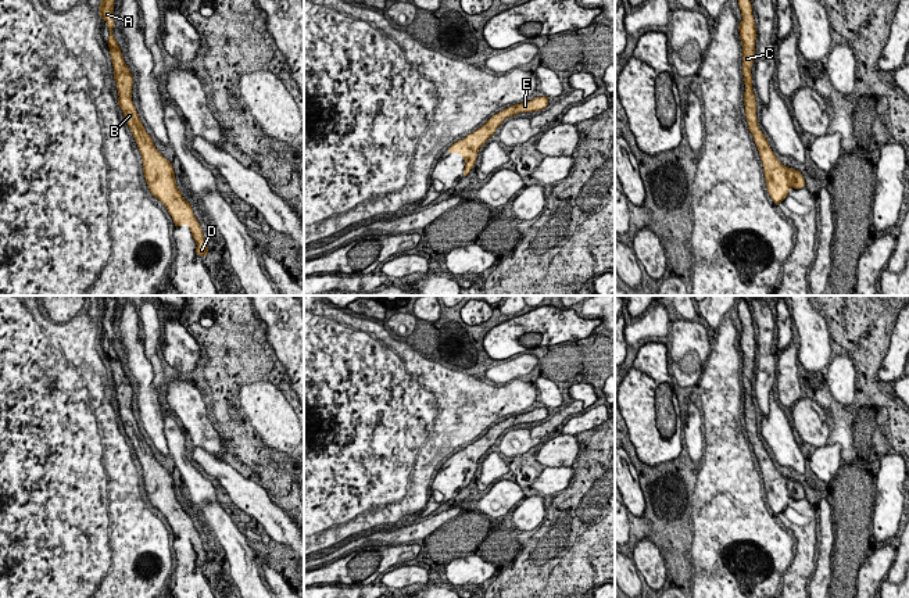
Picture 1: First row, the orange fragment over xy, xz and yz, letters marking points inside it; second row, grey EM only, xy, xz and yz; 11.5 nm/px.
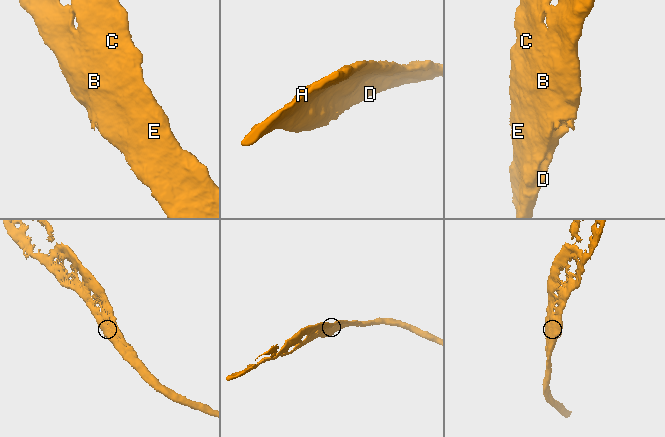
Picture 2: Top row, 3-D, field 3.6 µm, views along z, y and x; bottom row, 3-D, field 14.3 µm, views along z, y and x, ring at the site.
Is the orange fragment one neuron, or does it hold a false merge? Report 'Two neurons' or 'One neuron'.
One neuron

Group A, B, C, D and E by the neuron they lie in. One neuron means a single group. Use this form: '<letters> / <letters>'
A B C D E

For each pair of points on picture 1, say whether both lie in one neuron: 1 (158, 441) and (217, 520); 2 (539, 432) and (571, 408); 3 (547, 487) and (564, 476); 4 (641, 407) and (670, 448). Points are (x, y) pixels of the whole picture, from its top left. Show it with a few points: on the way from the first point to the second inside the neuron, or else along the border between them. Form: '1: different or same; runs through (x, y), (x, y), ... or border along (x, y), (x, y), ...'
1: different; border along (163, 422), (163, 433), (170, 454)
2: same; runs through (547, 428), (562, 415)
3: same; runs through (551, 483), (559, 477)
4: same; runs through (641, 419), (641, 426), (658, 443)

